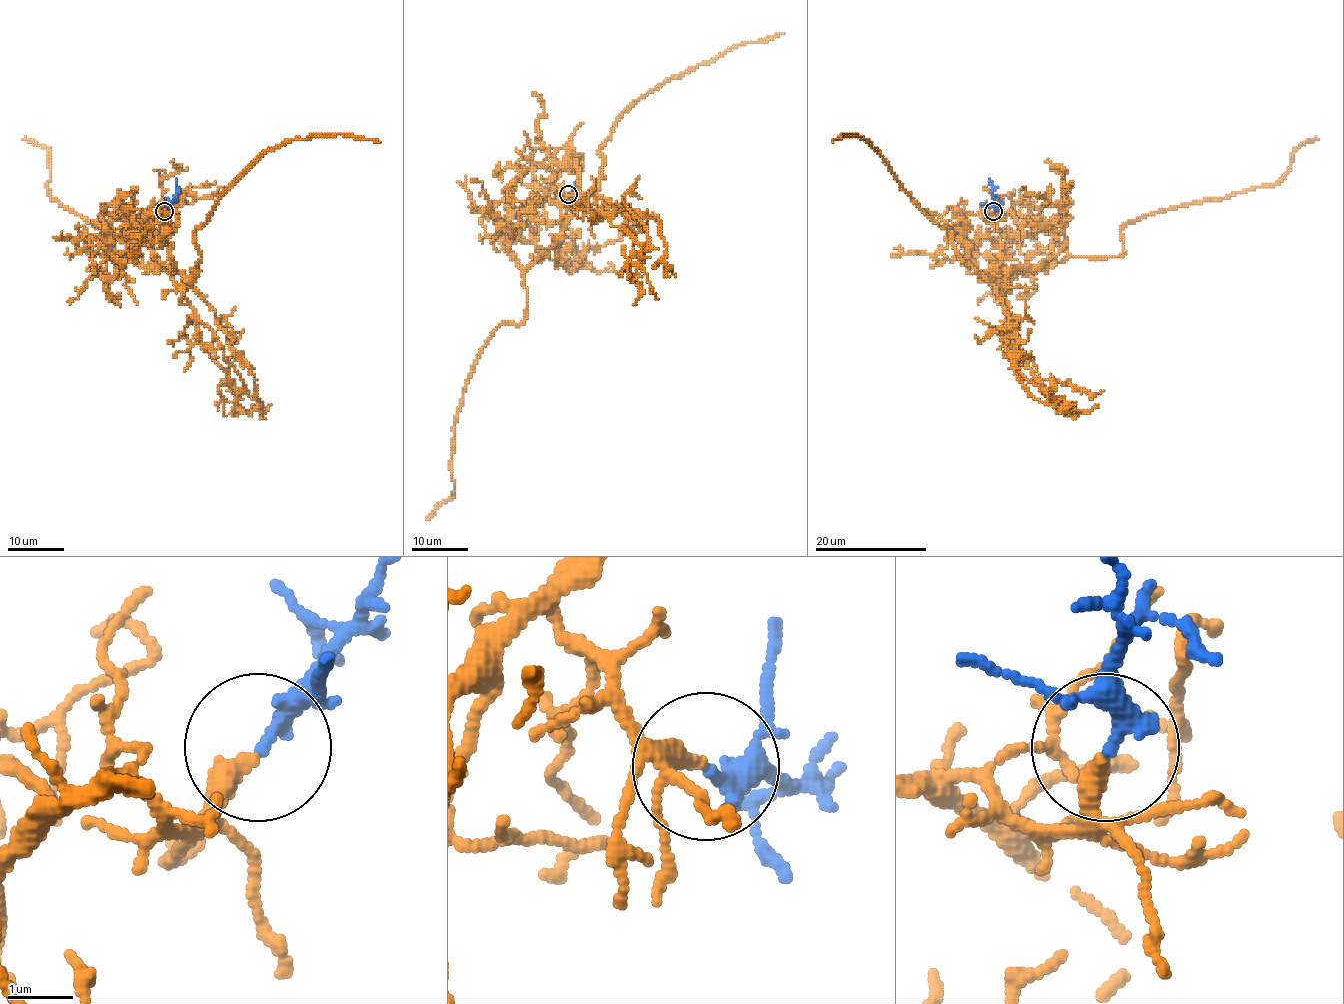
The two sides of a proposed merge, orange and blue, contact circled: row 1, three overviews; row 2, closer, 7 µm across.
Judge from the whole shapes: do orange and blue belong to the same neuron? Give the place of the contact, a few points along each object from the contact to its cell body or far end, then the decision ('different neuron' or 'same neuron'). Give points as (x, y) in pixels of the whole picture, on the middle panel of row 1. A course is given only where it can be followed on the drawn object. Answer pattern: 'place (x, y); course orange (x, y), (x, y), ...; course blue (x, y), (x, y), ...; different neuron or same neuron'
place (568, 194); course orange (568, 195), (556, 182), (568, 157), (575, 214), (523, 273), (526, 315), (479, 354), (454, 494), (429, 520); course blue (568, 195), (577, 196), (582, 193), (579, 191); same neuron

